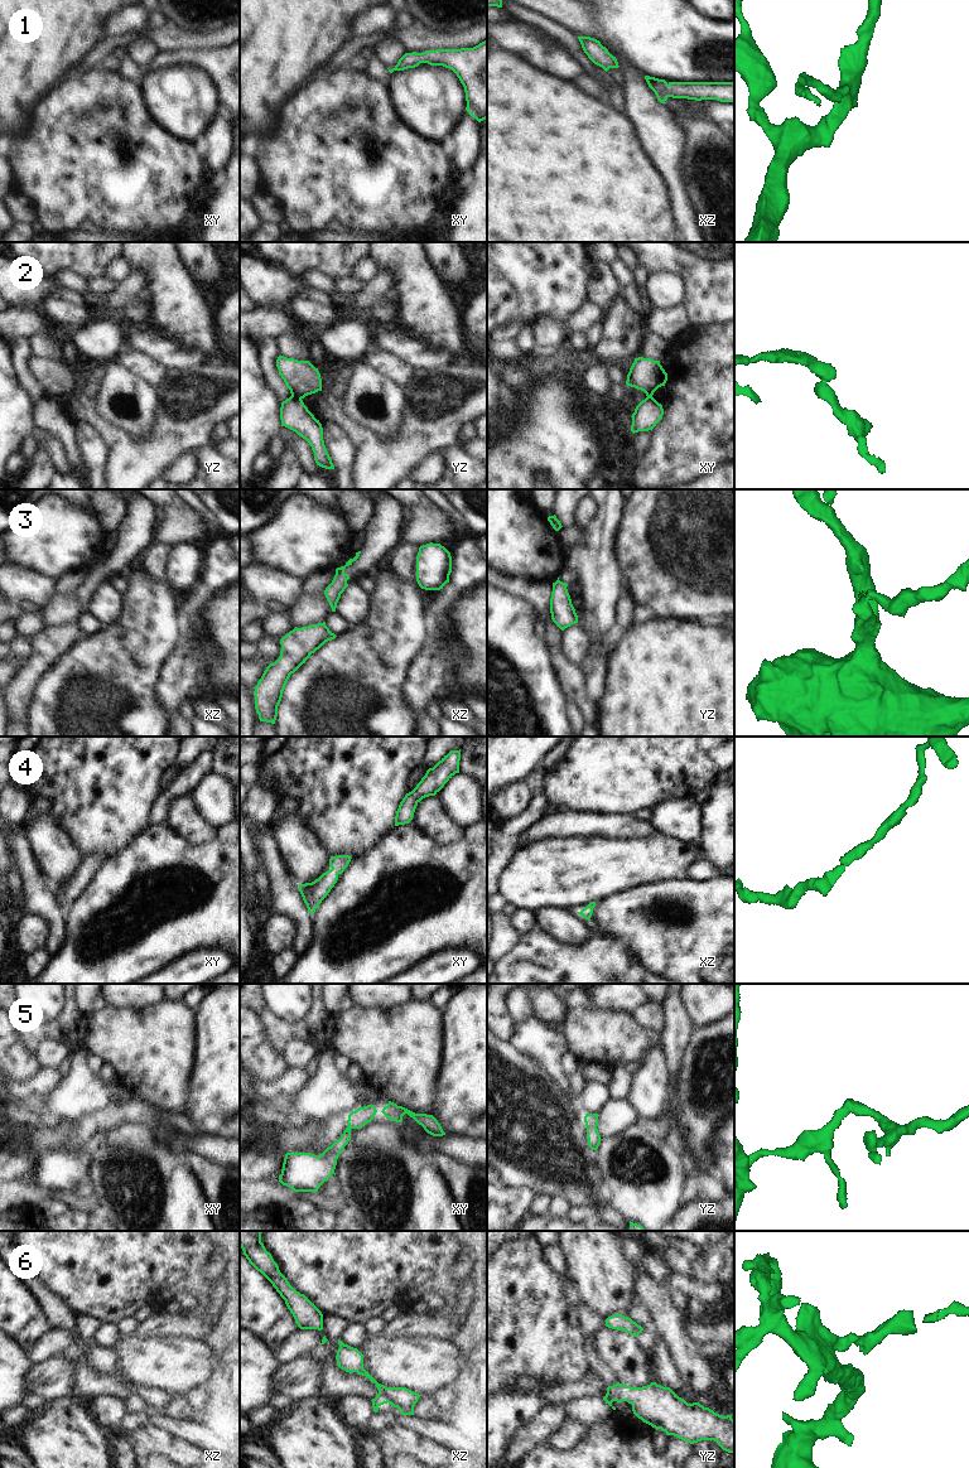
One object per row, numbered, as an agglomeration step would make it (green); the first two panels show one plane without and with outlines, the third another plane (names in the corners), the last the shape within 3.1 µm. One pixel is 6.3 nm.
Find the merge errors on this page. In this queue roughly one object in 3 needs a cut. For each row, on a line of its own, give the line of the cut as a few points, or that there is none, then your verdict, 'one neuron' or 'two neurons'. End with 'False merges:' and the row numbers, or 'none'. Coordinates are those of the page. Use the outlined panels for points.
1: no cut; one neuron
2: cut in yz along (290, 396), (300, 399); two neurons
3: cut in xz along (353, 559), (350, 564); two neurons
4: no cut; one neuron
5: no cut; one neuron
6: no cut; one neuron
False merges: 2, 3

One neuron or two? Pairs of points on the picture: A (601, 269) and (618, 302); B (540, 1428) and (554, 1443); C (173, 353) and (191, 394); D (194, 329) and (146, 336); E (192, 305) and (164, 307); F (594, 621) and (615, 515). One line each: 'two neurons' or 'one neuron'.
A: two neurons
B: two neurons
C: two neurons
D: two neurons
E: one neuron
F: one neuron

